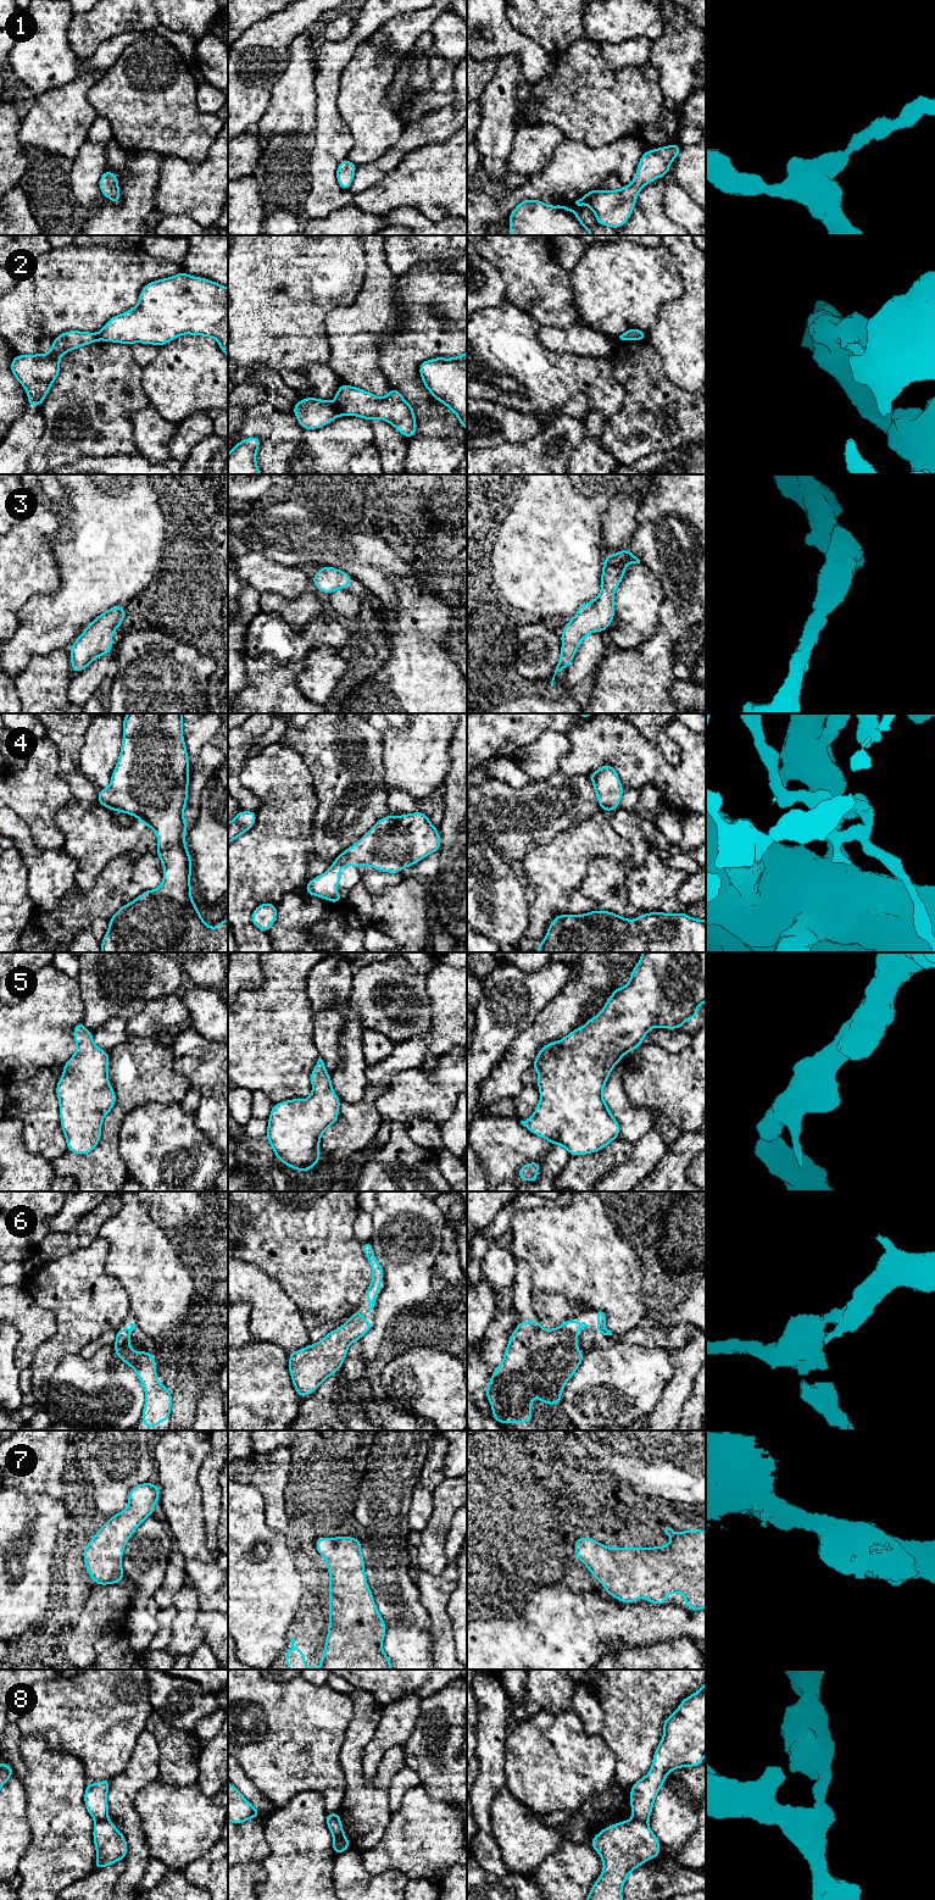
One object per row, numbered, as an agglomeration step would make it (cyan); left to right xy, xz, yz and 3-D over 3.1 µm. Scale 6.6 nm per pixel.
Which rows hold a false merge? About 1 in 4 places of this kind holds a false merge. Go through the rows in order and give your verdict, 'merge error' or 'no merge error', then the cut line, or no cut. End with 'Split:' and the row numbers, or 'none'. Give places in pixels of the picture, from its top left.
1: no merge error | no cut
2: merge error | xz (334, 407), (340, 415)
3: no merge error | no cut
4: no merge error | no cut
5: no merge error | no cut
6: no merge error | no cut
7: no merge error | no cut
8: merge error | xz (334, 1838), (341, 1839), (349, 1846)
Split: 2, 8

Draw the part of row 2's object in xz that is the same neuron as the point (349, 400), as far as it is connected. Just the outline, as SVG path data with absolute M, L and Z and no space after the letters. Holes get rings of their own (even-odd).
M340 384L333 400L340 416L358 416L367 421L382 418L407 439L416 434L414 410L396 388L378 398L363 389Z

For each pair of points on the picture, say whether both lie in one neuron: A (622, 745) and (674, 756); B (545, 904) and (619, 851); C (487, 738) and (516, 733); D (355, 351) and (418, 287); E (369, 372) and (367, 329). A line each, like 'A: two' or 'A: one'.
A: two
B: one
C: one
D: two
E: one

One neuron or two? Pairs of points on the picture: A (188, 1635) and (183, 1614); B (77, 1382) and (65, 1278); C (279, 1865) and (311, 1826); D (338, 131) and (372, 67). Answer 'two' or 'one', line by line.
A: one
B: two
C: one
D: two

